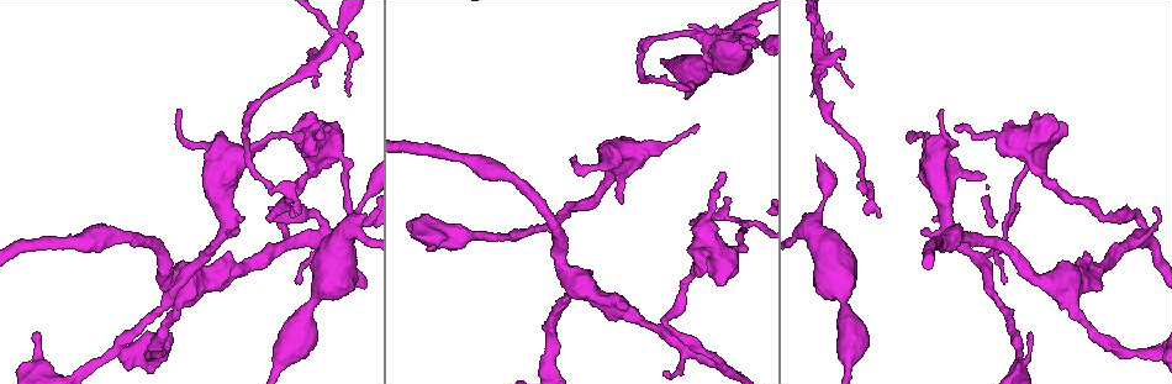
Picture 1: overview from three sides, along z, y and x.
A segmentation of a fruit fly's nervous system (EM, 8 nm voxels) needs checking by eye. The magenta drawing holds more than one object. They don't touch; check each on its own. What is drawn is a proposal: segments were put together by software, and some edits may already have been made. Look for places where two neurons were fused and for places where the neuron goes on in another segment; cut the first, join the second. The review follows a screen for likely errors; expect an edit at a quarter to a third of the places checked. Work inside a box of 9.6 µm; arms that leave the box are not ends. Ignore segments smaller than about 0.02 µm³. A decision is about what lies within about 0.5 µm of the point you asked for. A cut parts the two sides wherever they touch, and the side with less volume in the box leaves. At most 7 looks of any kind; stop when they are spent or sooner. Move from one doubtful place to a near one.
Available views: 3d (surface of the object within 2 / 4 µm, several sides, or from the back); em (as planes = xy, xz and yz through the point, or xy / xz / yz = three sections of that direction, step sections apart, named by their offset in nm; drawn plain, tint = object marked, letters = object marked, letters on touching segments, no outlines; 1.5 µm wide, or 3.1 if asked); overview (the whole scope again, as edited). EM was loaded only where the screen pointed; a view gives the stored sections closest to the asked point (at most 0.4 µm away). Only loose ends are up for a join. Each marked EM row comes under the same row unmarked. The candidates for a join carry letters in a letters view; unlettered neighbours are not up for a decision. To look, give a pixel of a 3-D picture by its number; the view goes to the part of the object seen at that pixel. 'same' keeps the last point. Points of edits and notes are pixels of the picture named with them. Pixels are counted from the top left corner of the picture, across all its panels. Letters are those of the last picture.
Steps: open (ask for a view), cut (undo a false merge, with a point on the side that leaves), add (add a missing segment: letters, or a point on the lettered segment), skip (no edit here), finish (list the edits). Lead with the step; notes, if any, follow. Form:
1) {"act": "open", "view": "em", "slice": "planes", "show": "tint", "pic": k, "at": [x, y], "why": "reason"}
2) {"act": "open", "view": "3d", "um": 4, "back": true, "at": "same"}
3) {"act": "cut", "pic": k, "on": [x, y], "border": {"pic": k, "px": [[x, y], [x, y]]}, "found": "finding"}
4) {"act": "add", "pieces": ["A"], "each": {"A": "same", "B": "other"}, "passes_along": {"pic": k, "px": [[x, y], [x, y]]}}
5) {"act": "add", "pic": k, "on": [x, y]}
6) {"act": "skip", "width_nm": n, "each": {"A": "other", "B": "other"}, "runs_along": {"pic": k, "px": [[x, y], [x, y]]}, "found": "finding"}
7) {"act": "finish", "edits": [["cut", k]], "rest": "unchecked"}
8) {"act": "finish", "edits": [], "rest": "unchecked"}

{"act": "open", "view": "em", "slice": "planes", "show": "letters", "pic": 1, "at": [1029, 334], "why": "tapers out"}

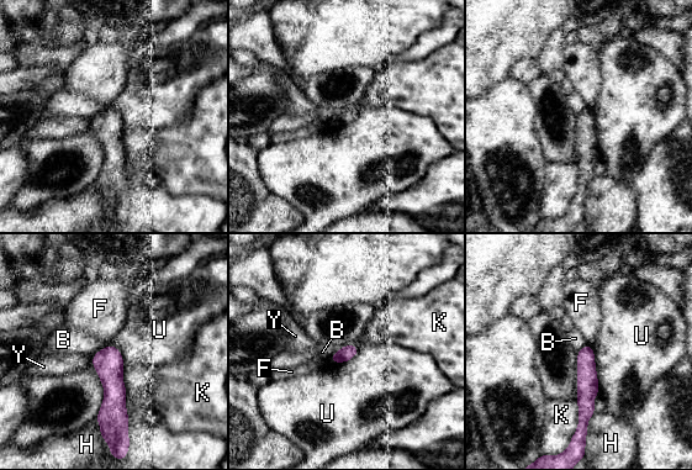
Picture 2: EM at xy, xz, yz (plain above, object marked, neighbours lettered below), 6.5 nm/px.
{"act": "skip", "longest_contact_nm": ["K", 400], "each": {"B": "other", "F": "other", "H": "other", "K": "other", "U": "other", "Y": "other"}, "runs_along": {"pic": 2, "px": [[587, 348], [586, 412], [581, 426]]}, "found": "no lettered segment goes on from it"}

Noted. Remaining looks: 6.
{"act": "open", "view": "em", "slice": "planes", "show": "letters", "pic": 1, "at": [220, 132], "why": "thick end"}

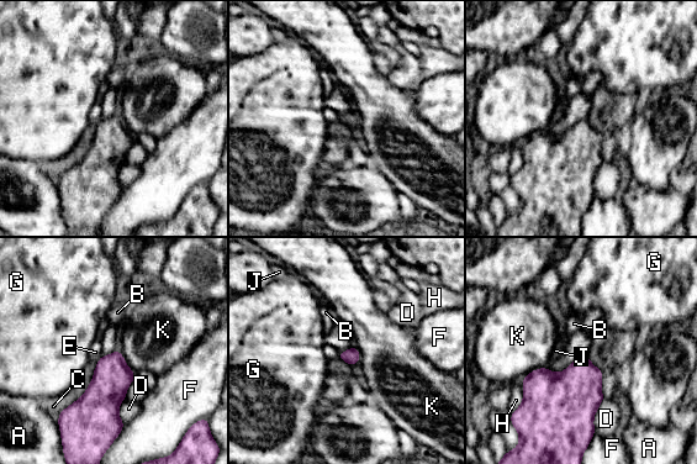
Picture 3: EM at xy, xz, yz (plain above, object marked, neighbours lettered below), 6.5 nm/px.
{"act": "skip", "longest_contact_nm": ["C", 380], "each": {"A": "other", "B": "other", "C": "other", "D": "other", "E": "other", "F": "other", "G": "other", "H": "other", "J": "other", "K": "other"}, "border": {"pic": 3, "px": [[103, 356], [96, 360]]}, "found": "none of them fits"}

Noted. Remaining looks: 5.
{"act": "open", "view": "em", "slice": "planes", "show": "letters", "pic": 1, "at": [274, 217], "why": "thin neck"}

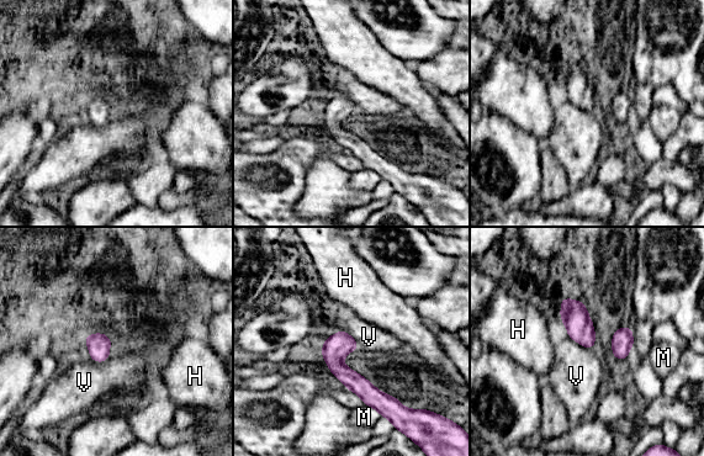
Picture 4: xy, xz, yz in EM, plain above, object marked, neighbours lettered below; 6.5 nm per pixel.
{"act": "skip", "each": {"H": "other", "M": "other", "V": "other"}, "border": {"pic": 4, "px": [[338, 329], [345, 330], [359, 346]]}, "found": "all the same neuron"}

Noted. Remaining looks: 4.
{"act": "finish", "edits": [], "rest": "unchecked"}

